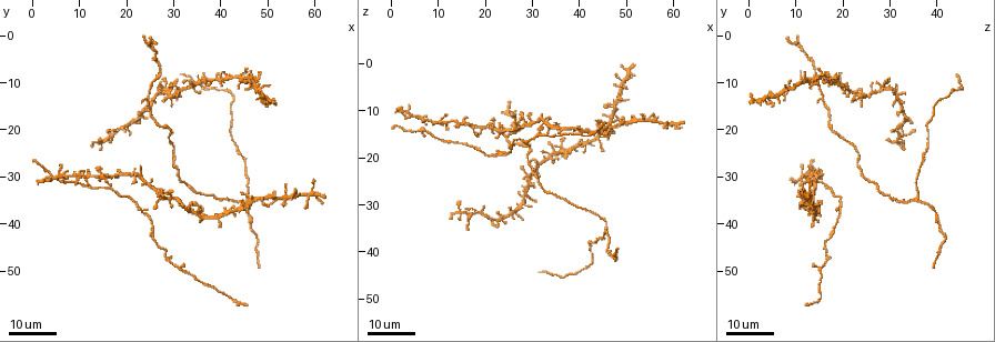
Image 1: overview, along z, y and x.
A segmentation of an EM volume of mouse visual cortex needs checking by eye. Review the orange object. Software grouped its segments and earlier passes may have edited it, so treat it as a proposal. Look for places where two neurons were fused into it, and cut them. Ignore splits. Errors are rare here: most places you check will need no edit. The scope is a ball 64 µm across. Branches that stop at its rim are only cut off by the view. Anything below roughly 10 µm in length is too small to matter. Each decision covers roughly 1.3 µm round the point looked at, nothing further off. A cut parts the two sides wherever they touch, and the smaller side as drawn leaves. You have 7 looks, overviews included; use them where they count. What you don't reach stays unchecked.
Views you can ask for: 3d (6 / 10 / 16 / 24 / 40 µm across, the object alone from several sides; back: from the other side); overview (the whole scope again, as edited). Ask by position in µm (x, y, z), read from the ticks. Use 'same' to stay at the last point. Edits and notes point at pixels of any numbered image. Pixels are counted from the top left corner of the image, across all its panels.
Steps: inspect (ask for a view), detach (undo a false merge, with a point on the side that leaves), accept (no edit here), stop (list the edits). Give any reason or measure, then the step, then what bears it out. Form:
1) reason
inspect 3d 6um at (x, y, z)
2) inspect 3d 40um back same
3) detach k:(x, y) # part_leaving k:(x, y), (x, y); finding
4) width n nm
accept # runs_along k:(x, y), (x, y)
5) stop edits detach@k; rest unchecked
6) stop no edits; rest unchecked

two arms in line, one across
inspect 3d 16um at (46.0, 35.0, 36.0)

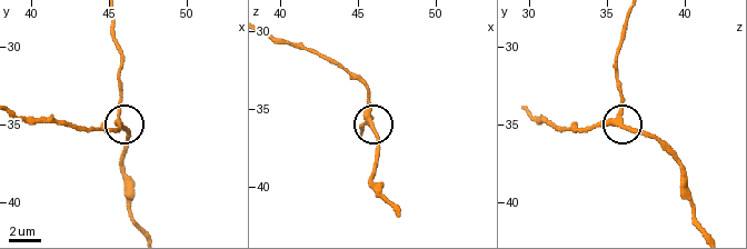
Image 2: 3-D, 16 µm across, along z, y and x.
inspect 3d 10um at (45.8, 35.0, 35.8)

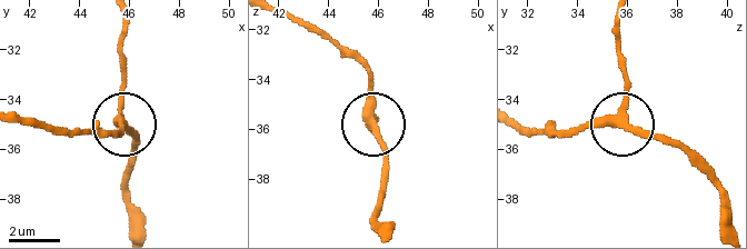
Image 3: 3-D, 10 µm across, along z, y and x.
width 270 nm
accept # runs_along 3:(517, 126), (534, 132), (623, 126), (668, 140), (691, 162); all the same neuron

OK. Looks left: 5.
two arms in line, one across
inspect 3d 16um at (23.5, 37.5, 19.0)

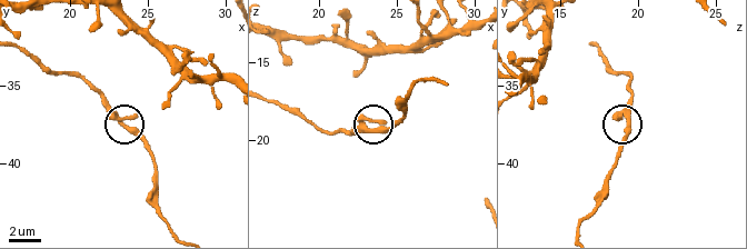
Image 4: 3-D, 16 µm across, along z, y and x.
closer look
inspect 3d 6um at (23.4, 37.6, 19.4)

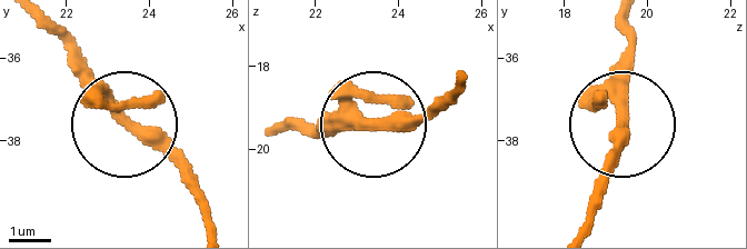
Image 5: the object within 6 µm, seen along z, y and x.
width 260 nm
accept # continuous, no second neuron

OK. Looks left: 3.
looks like a crossing
inspect 3d 16um at (22.5, 29.5, 13.5)

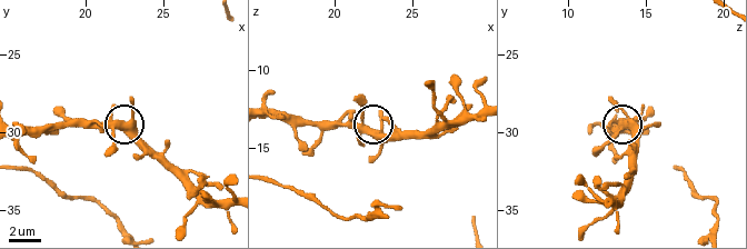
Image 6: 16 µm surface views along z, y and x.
zoom in
inspect 3d 10um at (22.4, 29.8, 14.2)

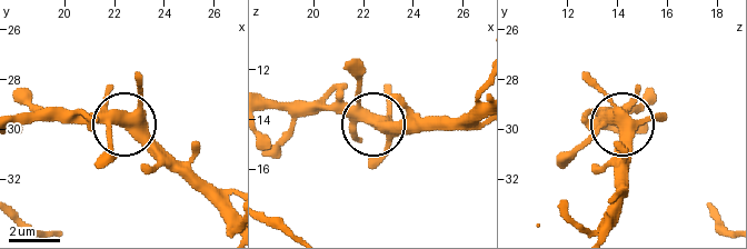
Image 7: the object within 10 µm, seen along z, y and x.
width 440 nm
accept # one neuron here

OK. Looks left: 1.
stop no edits; rest unchecked

